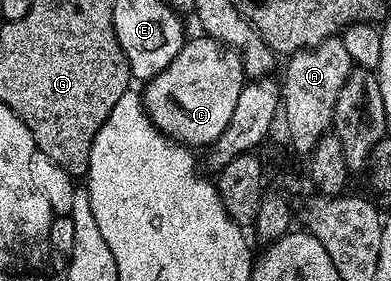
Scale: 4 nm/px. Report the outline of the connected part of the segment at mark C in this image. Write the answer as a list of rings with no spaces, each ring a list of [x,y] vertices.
[[[198,34],[195,40],[187,39],[176,56],[141,89],[142,104],[150,120],[165,136],[171,136],[180,144],[209,146],[232,120],[236,98],[244,83],[242,58],[233,47]]]

